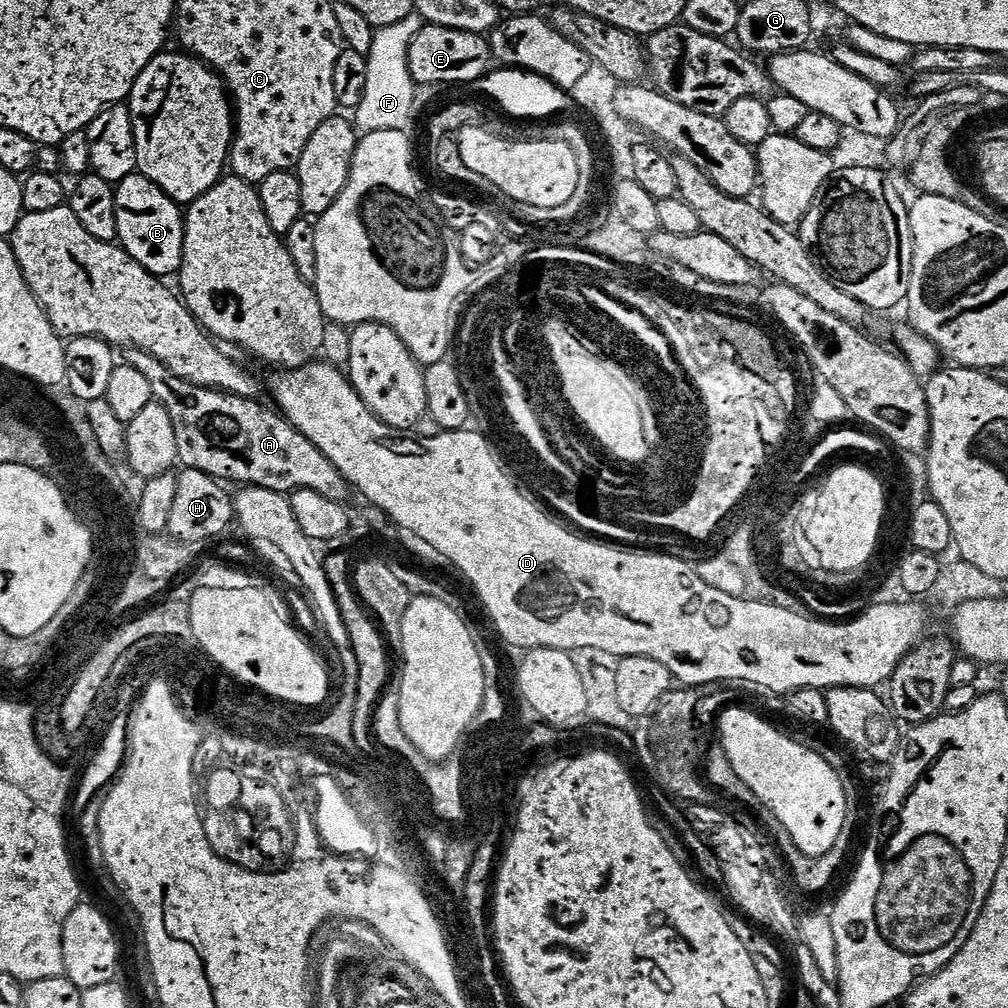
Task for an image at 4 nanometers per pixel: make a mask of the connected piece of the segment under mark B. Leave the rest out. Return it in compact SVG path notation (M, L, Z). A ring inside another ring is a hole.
M133 174L115 185L118 243L125 252L157 278L175 277L184 257L184 217L181 205L170 199L150 178Z

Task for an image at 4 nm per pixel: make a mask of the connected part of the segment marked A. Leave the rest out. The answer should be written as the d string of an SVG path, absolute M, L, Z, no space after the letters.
M137 348L127 349L126 363L150 381L155 403L166 406L170 422L174 422L174 442L178 442L176 459L183 467L197 468L221 482L237 480L240 486L285 494L314 490L322 498L347 501L350 485L338 466L279 411L263 408L259 399L247 400L191 384L158 362L158 358Z

